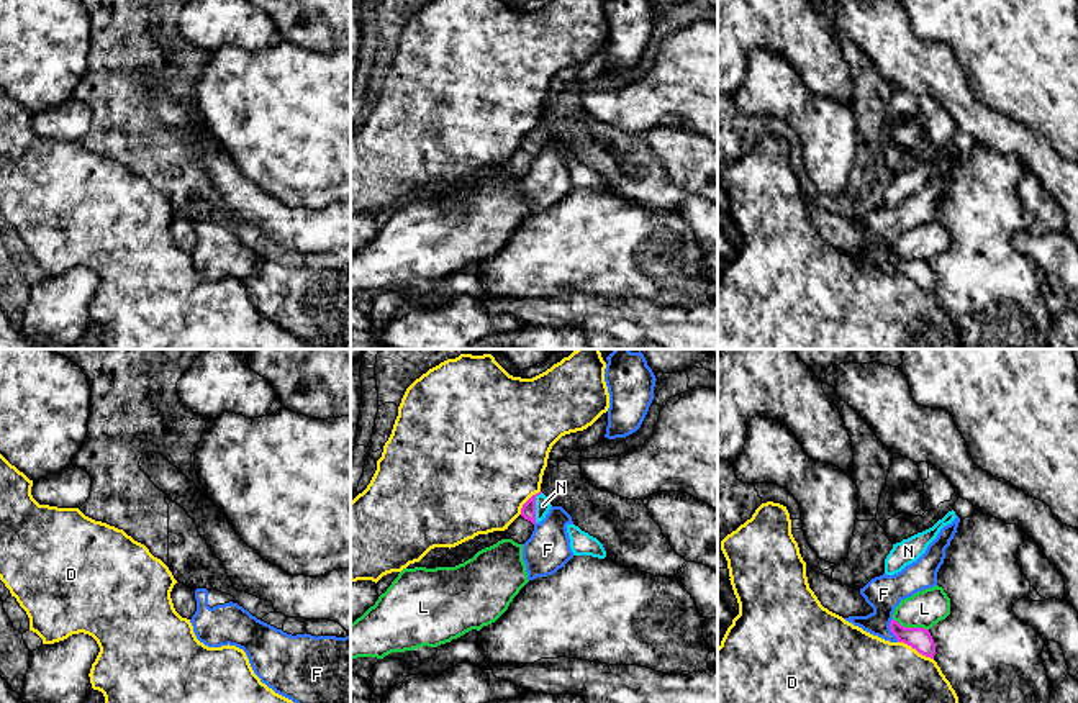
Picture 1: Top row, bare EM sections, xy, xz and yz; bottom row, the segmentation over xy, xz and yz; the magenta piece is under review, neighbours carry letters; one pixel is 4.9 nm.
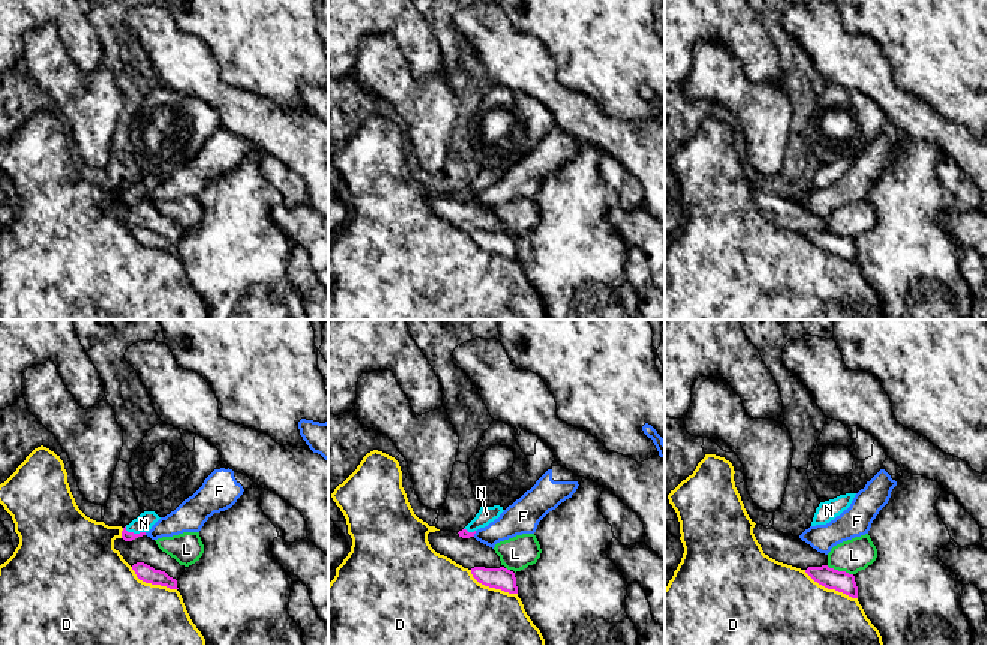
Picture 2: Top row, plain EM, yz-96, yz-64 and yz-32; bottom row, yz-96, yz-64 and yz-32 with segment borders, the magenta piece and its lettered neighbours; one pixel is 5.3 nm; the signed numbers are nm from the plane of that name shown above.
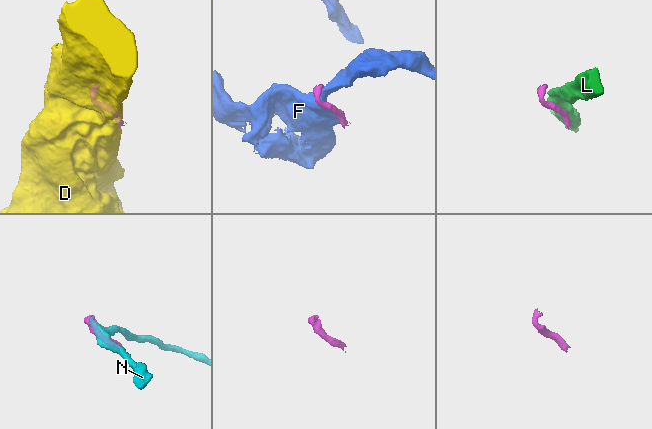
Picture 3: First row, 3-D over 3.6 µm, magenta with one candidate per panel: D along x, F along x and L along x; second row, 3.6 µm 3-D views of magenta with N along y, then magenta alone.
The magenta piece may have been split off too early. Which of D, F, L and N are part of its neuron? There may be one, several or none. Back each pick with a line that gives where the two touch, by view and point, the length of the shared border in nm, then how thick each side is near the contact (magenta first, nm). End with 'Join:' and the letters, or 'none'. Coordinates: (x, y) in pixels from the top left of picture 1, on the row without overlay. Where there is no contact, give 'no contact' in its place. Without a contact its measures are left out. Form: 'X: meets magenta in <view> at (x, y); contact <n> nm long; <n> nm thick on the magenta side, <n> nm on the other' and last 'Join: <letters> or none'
N: meets magenta in xz at (534, 140); contact 160 nm long; 80 nm thick on the magenta side, 80 nm on the other
Join: N

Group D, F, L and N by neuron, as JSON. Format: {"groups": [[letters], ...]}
{"groups": [["D"], ["F"], ["L"], ["N"]]}

